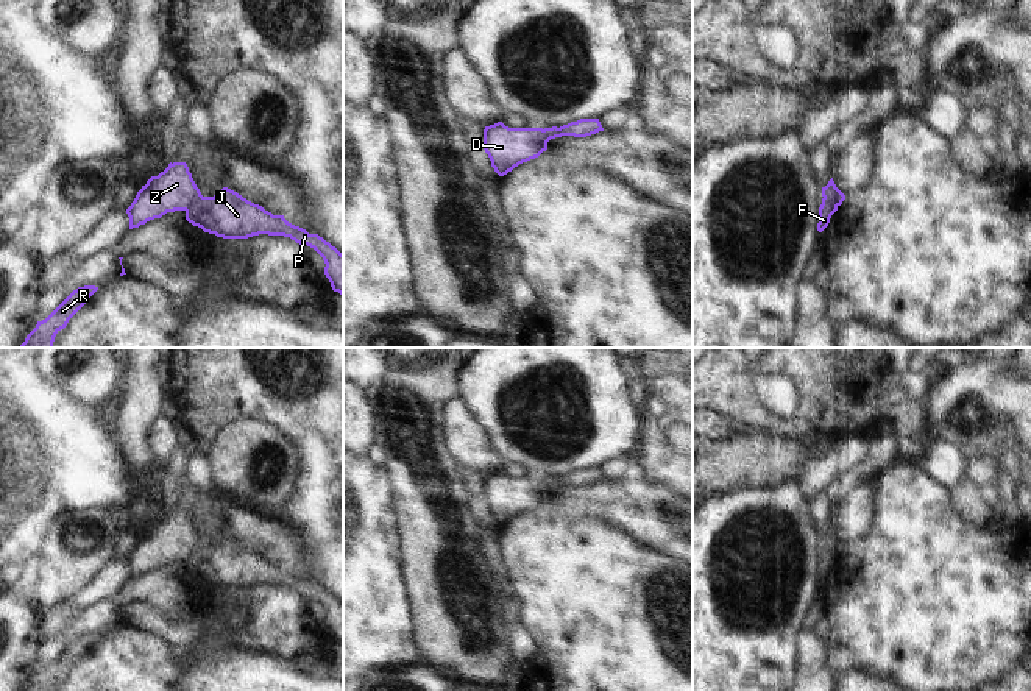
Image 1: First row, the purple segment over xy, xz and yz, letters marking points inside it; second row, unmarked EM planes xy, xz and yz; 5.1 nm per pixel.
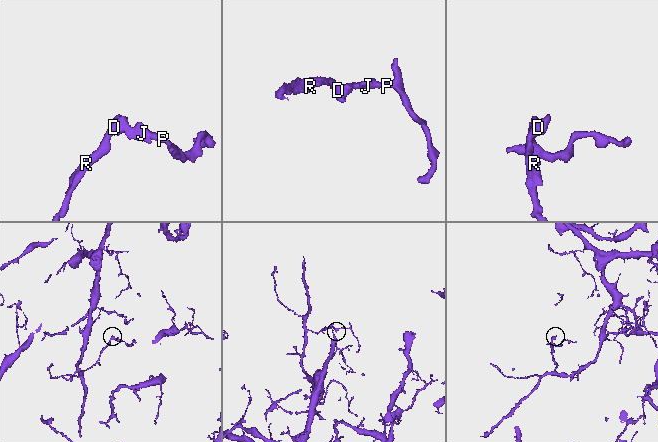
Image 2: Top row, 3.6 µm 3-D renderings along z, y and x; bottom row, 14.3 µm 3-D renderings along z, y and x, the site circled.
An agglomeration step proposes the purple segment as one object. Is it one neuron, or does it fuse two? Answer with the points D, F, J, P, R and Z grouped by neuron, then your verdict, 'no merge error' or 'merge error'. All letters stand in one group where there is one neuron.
groups D R Z / F J P; merge error

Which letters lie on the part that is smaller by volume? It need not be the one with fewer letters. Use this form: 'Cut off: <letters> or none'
Cut off: F, J, P

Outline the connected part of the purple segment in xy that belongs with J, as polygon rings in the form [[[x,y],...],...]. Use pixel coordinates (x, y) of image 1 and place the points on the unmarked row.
[[[223,537],[218,544],[198,546],[186,560],[186,569],[204,582],[223,588],[248,588],[259,583],[290,586],[314,597],[324,610],[324,624],[334,641],[343,644],[343,604],[318,583],[289,572],[284,565],[273,565],[237,541]]]

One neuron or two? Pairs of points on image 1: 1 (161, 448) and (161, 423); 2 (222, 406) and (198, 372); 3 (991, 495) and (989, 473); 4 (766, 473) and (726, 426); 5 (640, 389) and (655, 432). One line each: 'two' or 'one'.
1: one
2: one
3: one
4: two
5: two

